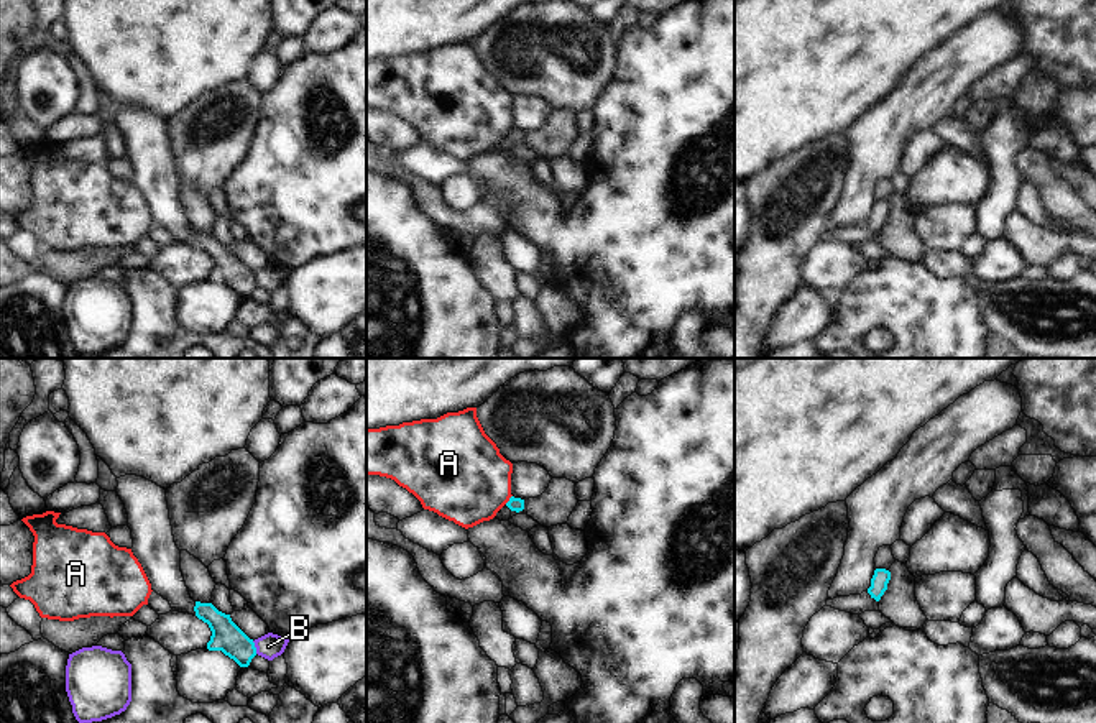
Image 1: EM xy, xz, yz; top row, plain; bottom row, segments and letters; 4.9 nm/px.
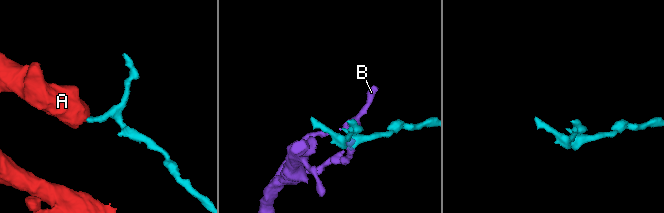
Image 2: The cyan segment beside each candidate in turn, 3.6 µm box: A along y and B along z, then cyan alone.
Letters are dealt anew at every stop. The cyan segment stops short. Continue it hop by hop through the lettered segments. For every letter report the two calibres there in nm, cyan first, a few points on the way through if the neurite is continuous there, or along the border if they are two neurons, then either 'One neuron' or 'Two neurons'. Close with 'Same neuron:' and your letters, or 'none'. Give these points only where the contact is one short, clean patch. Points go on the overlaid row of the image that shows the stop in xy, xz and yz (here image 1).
A: Thickness 70 nm (cyan) against 420 nm. Boundary: xz (511, 495), (505, 503). Two neurons
B: Thickness 150 nm (cyan) against 120 nm. Boundary: xy (252, 641), (257, 653). Two neurons
Same neuron: none

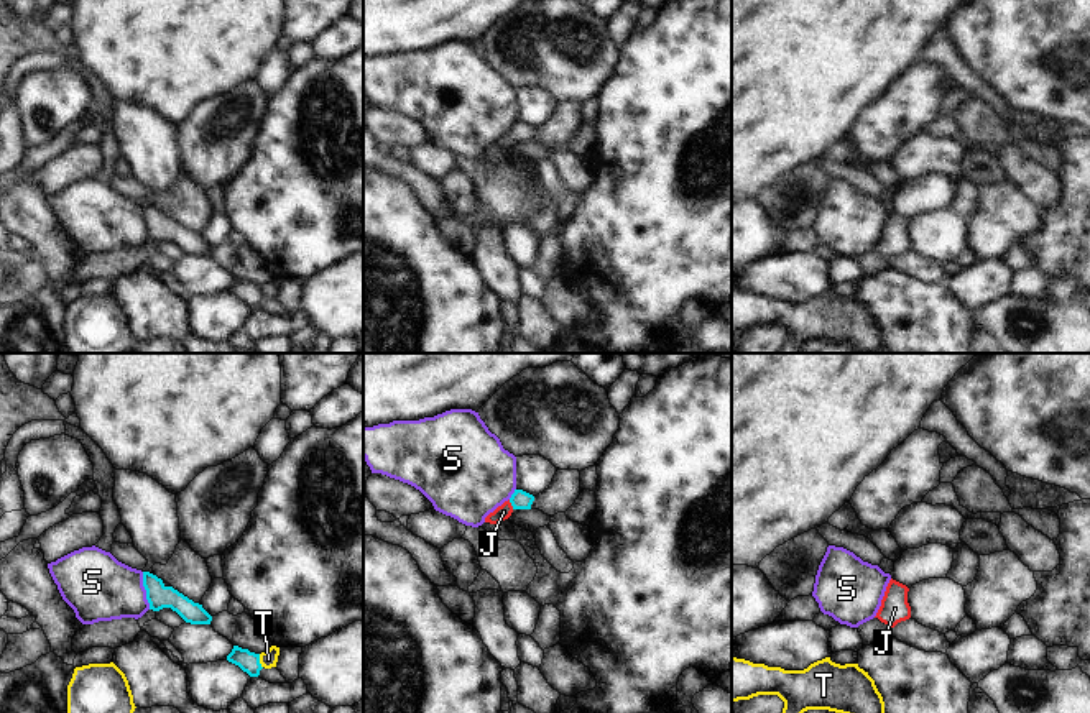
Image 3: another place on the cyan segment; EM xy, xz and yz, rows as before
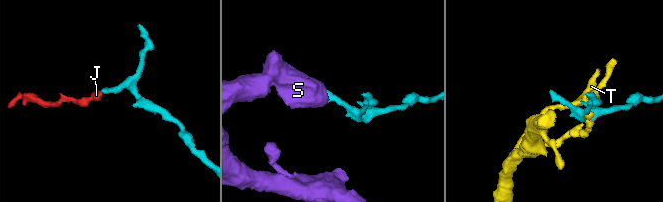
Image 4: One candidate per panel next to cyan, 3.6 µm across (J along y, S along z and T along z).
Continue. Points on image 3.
J: Thickness 100 nm (cyan) against 70 nm. Path across: xz (520, 500), (512, 505), (503, 511). One neuron
S: Thickness 120 nm (cyan) against 320 nm. Boundary: xy (142, 572), (142, 585), (150, 608). Two neurons
T: Thickness 100 nm (cyan) against 90 nm. Boundary: xy (258, 654), (262, 667). Two neurons
Same neuron: J

